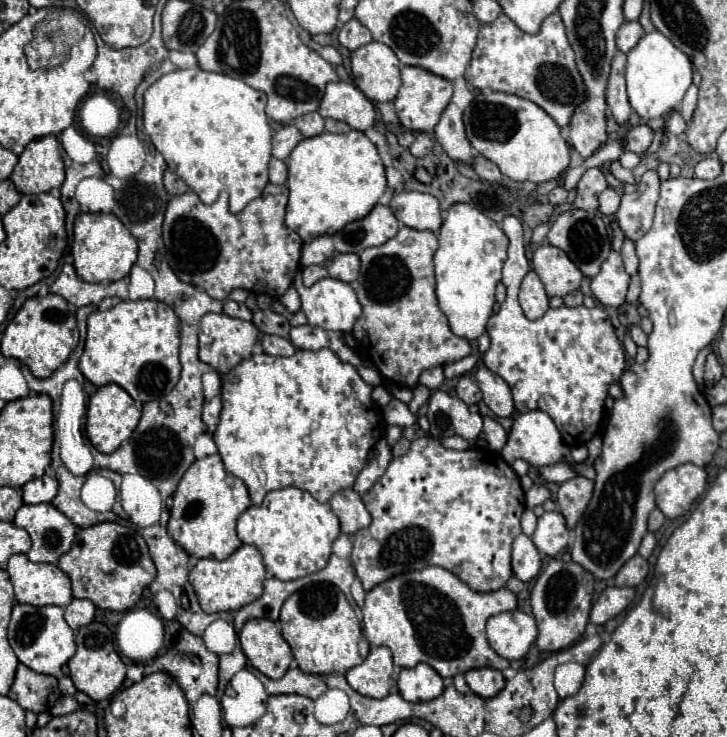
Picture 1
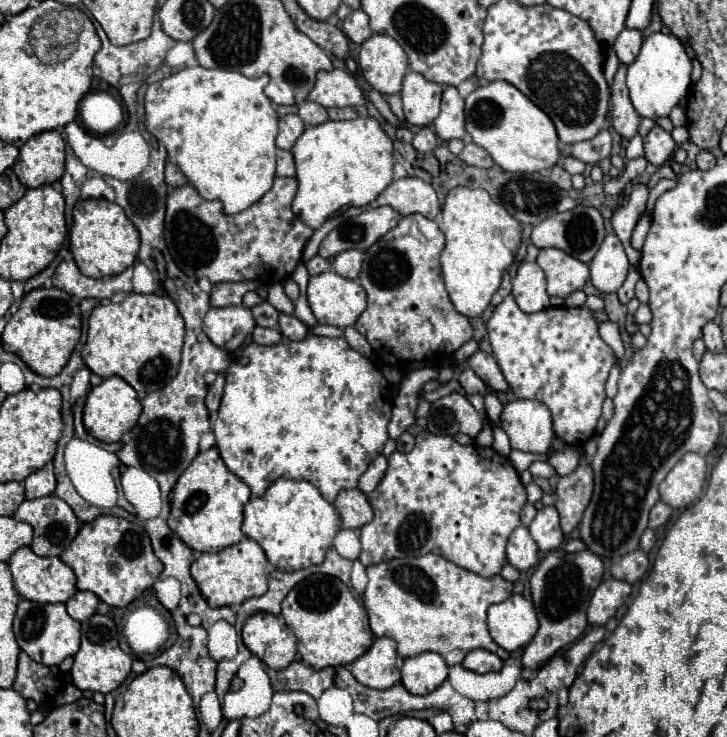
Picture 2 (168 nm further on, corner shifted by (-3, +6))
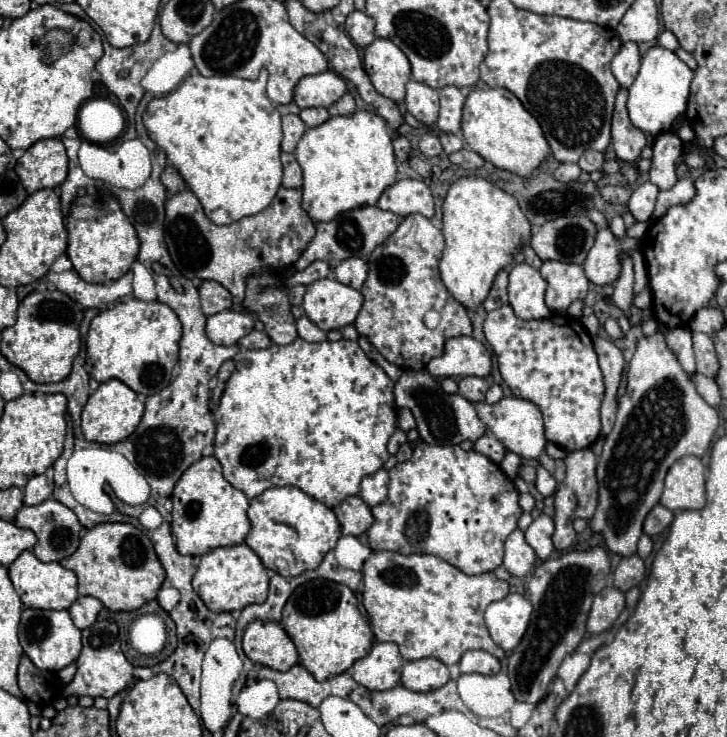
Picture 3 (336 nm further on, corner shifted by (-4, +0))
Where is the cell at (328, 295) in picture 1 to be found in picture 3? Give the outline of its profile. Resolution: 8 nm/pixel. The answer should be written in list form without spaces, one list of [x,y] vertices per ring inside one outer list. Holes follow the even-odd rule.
[[[319,279],[303,297],[305,315],[323,331],[351,325],[363,305],[363,295],[337,279]]]

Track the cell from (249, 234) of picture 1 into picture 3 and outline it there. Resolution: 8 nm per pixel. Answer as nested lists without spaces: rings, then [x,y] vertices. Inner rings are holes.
[[[281,187],[265,211],[253,217],[243,217],[241,221],[225,227],[219,227],[205,217],[193,191],[187,189],[175,193],[165,203],[165,243],[175,267],[187,279],[197,277],[221,283],[233,295],[235,303],[243,303],[245,281],[249,275],[263,273],[267,269],[275,273],[285,271],[299,259],[307,243],[313,239],[315,225],[301,207],[301,193],[301,189]]]

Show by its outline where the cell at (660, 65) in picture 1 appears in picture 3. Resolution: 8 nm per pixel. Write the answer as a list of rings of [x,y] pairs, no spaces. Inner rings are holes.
[[[659,45],[651,47],[641,59],[641,69],[635,83],[629,87],[627,111],[629,111],[631,123],[643,133],[653,137],[671,131],[673,121],[679,115],[683,115],[687,109],[691,79],[693,79],[693,71],[673,51],[663,49]]]

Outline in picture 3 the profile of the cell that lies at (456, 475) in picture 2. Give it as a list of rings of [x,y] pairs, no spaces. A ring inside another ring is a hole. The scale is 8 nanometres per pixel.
[[[415,443],[413,457],[397,463],[389,471],[389,497],[381,505],[375,505],[373,525],[369,529],[369,547],[373,551],[397,551],[403,555],[429,553],[437,555],[467,575],[481,575],[495,571],[503,561],[503,543],[517,529],[517,519],[523,513],[519,507],[519,493],[515,485],[505,477],[499,465],[491,463],[477,451],[463,451],[459,445],[427,445]]]

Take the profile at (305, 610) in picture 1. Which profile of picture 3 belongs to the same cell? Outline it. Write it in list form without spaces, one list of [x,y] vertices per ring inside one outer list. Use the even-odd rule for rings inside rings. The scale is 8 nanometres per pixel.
[[[307,581],[299,585],[283,607],[281,625],[297,647],[299,663],[317,681],[325,681],[347,671],[373,647],[371,625],[357,609],[355,593],[347,585],[333,581]]]

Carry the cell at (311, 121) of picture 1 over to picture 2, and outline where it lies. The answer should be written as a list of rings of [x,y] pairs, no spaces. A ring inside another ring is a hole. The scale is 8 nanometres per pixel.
[[[304,101],[304,103],[300,105],[298,115],[300,115],[300,119],[304,121],[306,127],[320,125],[320,123],[326,123],[326,121],[328,121],[328,111],[326,111],[322,105],[314,103],[314,101]]]

